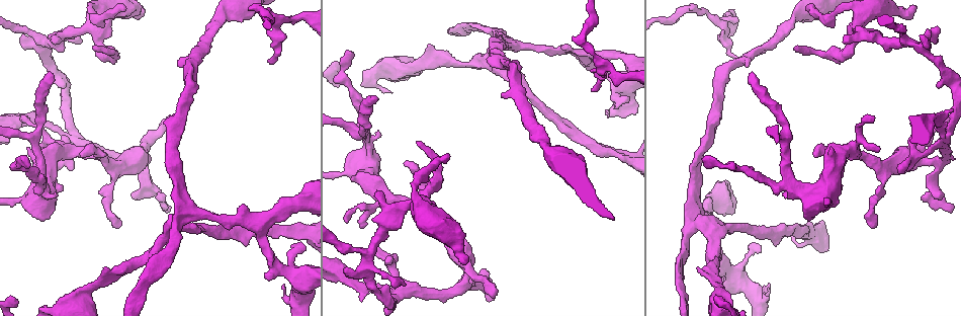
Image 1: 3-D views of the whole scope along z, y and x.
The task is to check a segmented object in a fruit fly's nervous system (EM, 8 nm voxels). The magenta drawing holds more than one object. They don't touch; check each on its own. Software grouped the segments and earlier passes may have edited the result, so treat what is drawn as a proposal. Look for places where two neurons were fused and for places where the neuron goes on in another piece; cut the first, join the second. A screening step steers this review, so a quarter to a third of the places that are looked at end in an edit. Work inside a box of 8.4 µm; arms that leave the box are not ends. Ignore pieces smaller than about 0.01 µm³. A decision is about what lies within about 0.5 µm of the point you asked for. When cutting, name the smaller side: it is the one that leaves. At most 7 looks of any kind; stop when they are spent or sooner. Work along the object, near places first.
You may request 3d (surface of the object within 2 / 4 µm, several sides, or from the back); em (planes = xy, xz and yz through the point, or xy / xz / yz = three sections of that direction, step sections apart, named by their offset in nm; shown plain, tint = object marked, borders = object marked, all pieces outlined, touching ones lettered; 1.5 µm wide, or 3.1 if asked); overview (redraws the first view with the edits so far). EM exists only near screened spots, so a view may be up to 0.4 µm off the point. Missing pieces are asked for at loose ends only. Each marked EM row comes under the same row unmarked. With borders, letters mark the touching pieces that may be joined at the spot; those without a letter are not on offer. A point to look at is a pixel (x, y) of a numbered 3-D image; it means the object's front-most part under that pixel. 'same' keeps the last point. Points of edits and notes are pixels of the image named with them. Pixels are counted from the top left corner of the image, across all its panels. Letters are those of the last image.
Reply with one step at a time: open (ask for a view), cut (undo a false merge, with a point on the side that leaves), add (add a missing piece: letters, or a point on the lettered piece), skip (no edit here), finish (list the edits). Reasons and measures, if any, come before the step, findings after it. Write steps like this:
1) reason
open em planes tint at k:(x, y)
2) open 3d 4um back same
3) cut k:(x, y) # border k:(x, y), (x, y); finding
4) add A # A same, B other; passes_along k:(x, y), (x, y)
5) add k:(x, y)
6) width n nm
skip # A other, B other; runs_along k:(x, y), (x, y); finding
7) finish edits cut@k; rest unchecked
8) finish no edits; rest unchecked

free end
open em planes borders at 1:(118, 226)

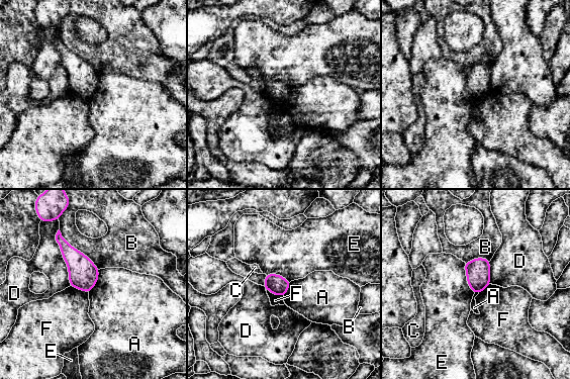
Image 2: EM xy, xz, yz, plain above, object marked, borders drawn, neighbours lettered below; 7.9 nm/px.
width 160 nm
skip # A other, B other, C other, D other, E other, F other; border 2:(99, 270), (97, 282), (88, 292); no lettered piece goes on from it

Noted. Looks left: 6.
free end
open em planes borders at 1:(133, 195)

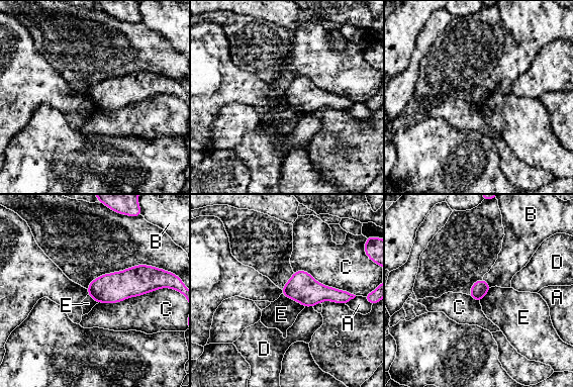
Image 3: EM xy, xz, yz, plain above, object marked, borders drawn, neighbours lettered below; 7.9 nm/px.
width 140 nm
skip # A other, B other, C other, D other, E other; border 3:(282, 293), (296, 300), (304, 307); none of them fits

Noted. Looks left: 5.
branch stops here
open 3d 2um at 1:(264, 272)

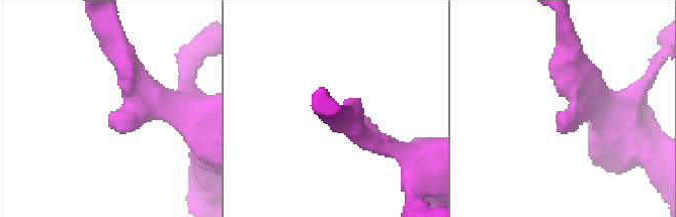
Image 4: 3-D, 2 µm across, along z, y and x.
need the tissue
open em planes tint at 4:(559, 114)

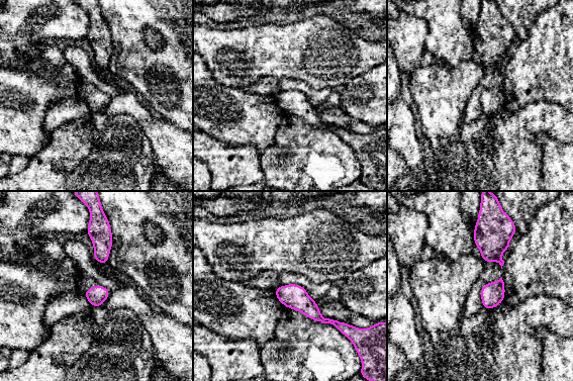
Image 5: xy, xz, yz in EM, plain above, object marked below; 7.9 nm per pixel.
what lies round it
open em planes borders same

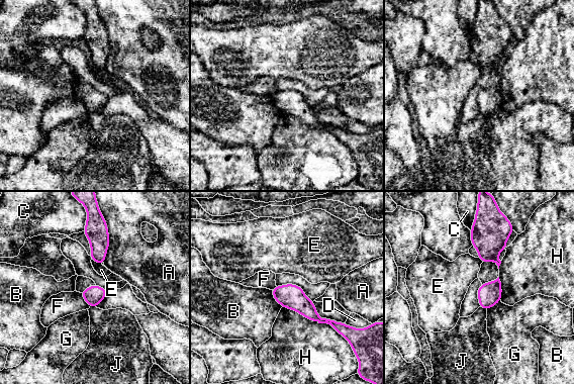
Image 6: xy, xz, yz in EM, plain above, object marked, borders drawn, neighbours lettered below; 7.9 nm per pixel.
skip # A other, B other, C other, D other, E other, F other, G other, H other, J other; runs_along 6:(275, 290), (318, 319), (336, 323); none of them fits

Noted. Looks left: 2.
finish no edits; rest unchecked

